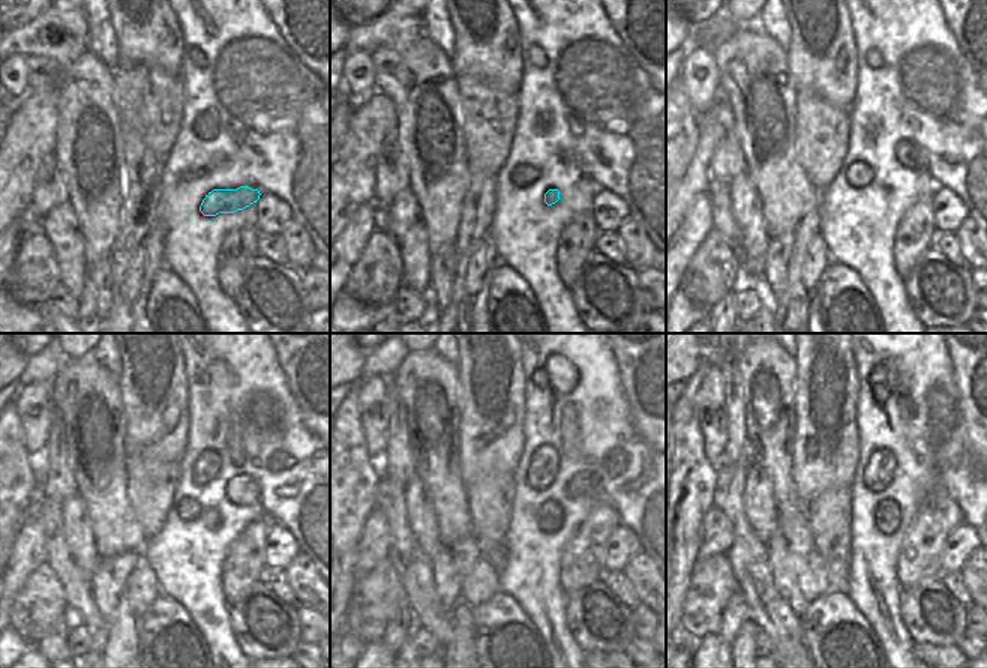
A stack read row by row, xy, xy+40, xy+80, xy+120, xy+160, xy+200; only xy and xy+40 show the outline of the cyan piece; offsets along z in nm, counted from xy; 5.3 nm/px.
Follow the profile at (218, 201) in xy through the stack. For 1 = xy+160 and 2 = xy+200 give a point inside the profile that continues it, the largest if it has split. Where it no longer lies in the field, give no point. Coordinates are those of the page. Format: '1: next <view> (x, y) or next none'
1: next xy+160 (551, 520)
2: next xy+200 (888, 517)

